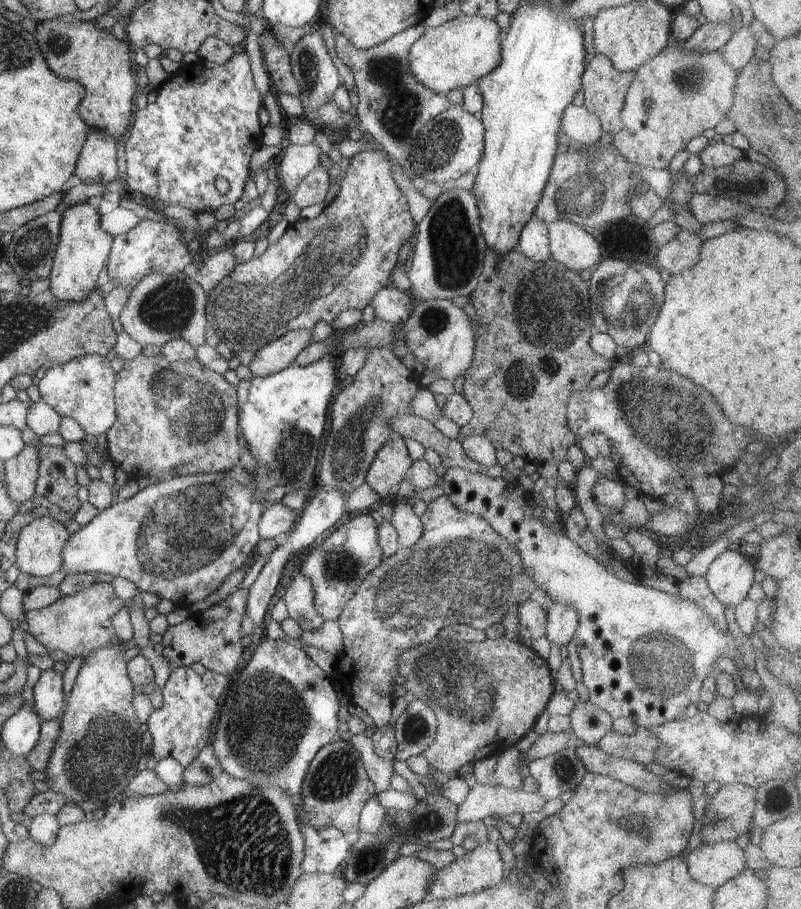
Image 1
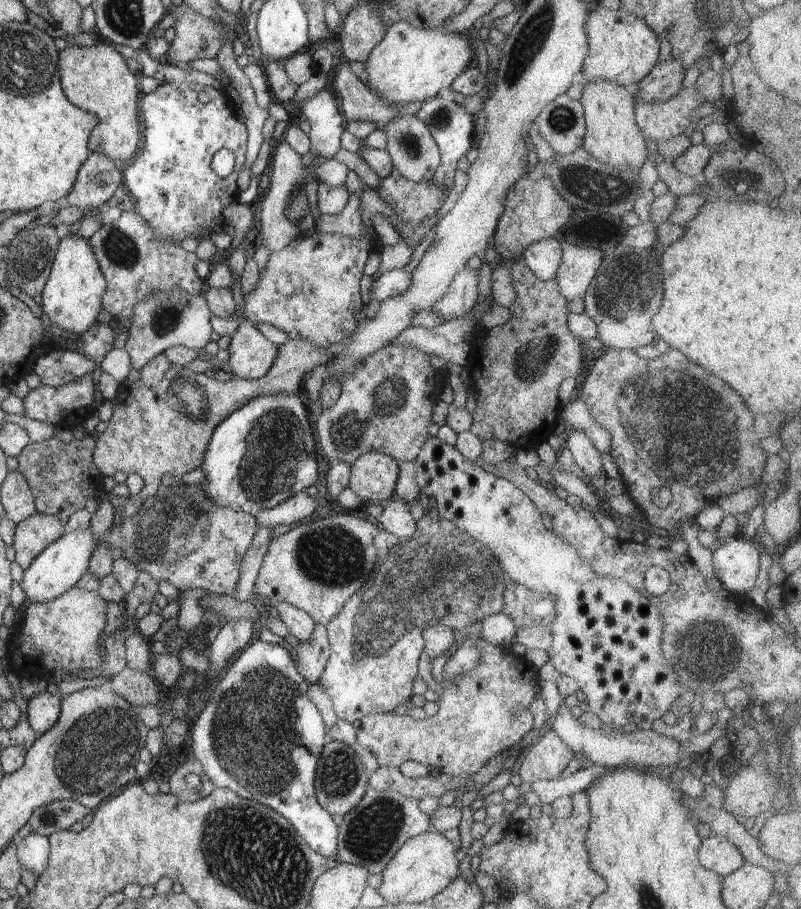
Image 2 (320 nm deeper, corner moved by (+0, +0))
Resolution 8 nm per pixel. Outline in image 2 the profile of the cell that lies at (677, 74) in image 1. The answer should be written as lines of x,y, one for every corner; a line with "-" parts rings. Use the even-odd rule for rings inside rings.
693,87
682,90
668,100
659,103
642,103
636,100
635,115
645,140
650,138
657,144
684,132
690,116
704,100

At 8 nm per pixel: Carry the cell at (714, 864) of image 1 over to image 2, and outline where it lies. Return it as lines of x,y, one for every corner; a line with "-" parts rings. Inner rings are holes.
713,834
702,839
697,853
700,864
719,874
722,878
739,869
745,863
739,848
720,835

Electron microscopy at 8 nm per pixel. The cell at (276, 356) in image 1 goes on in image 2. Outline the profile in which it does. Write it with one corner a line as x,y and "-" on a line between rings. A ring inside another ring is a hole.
234,279
230,288
233,291
239,325
232,334
228,347
232,376
254,380
264,376
277,359
277,346
272,344
246,317
242,307
245,299
241,293
239,279

